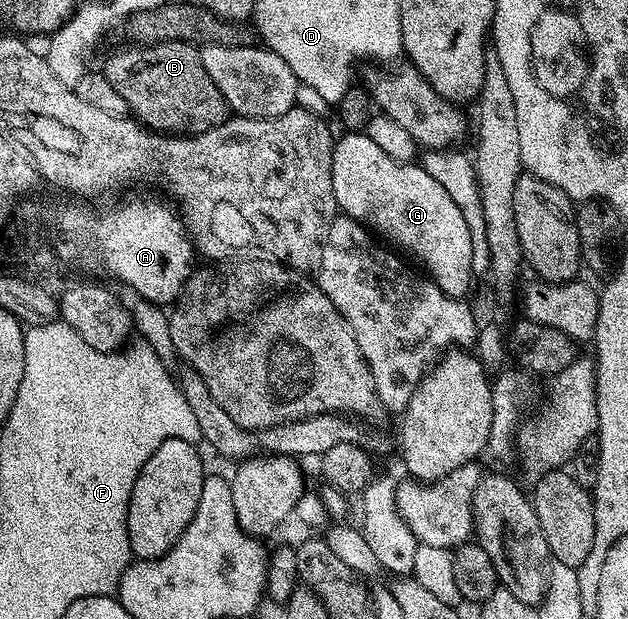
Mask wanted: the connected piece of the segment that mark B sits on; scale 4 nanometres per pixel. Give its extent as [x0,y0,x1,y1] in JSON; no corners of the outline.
[101,42,229,136]

